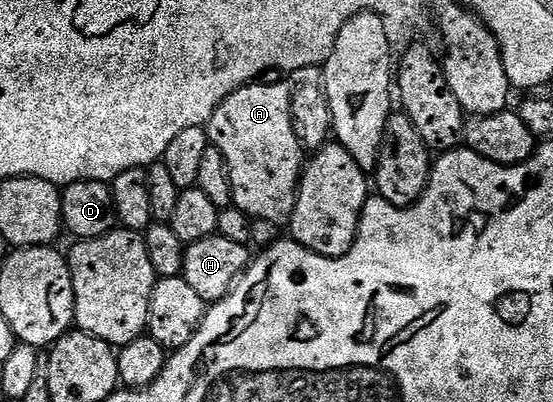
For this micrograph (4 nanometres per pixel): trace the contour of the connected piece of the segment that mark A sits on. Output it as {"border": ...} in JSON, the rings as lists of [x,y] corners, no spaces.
{"border":[[[288,83],[246,84],[231,94],[215,110],[207,125],[209,142],[225,159],[233,191],[233,207],[243,210],[253,220],[288,221],[297,205],[297,189],[301,187],[303,149],[293,125],[293,89]]]}

